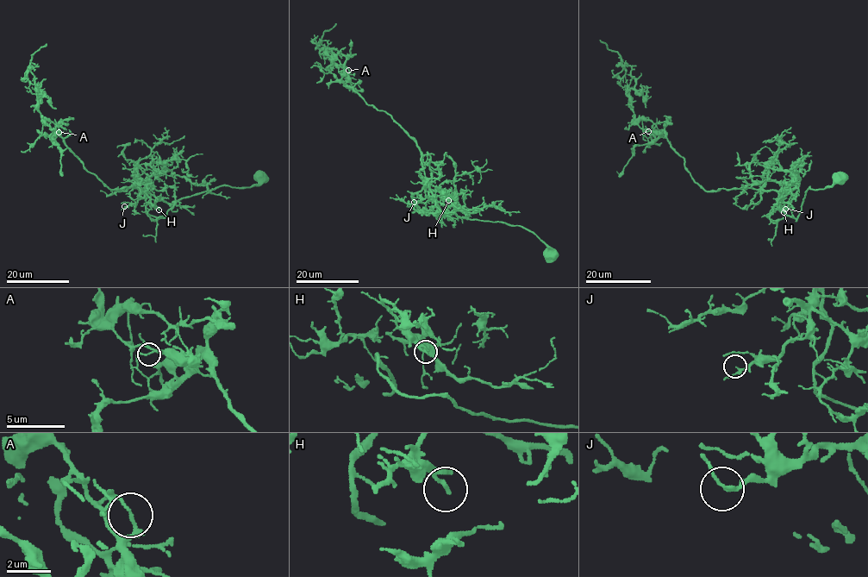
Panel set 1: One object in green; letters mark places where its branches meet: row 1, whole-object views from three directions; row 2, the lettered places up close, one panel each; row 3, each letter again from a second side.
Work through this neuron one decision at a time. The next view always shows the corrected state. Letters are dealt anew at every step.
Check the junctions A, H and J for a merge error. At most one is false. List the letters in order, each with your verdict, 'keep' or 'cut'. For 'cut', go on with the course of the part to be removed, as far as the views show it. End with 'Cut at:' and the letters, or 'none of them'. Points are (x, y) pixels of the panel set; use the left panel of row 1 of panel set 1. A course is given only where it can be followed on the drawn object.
A: cut | (59, 132), (52, 129), (42, 119), (34, 78), (29, 68), (28, 69), (32, 55), (46, 43)
H: keep
J: keep
Cut at: A

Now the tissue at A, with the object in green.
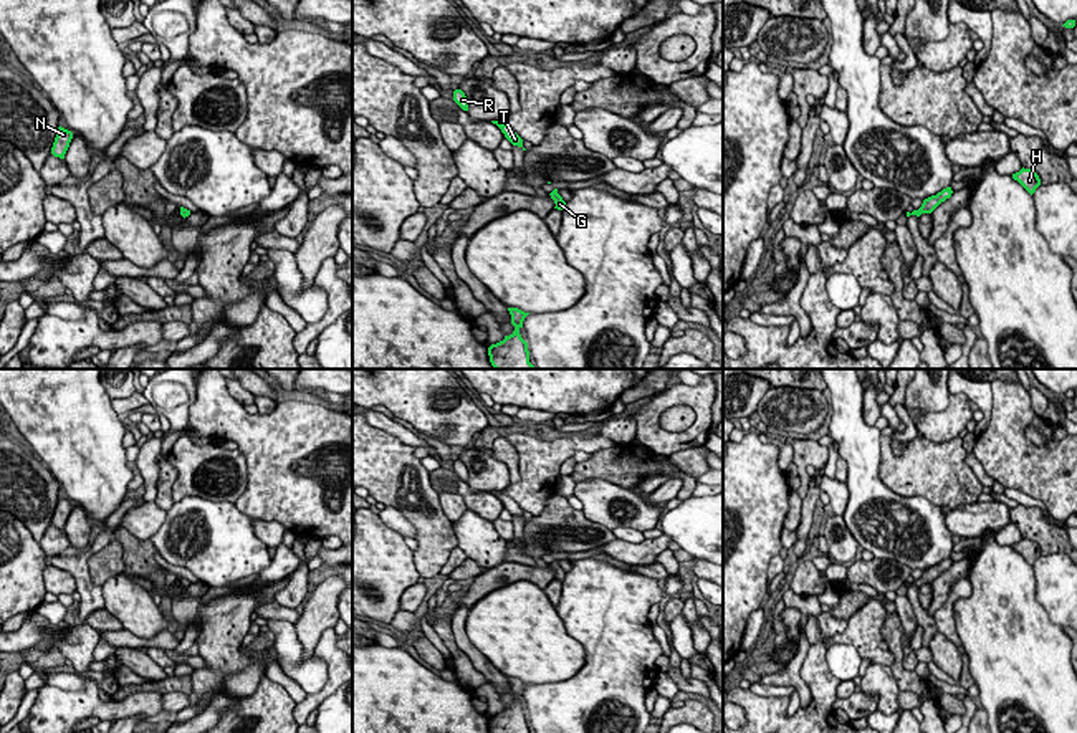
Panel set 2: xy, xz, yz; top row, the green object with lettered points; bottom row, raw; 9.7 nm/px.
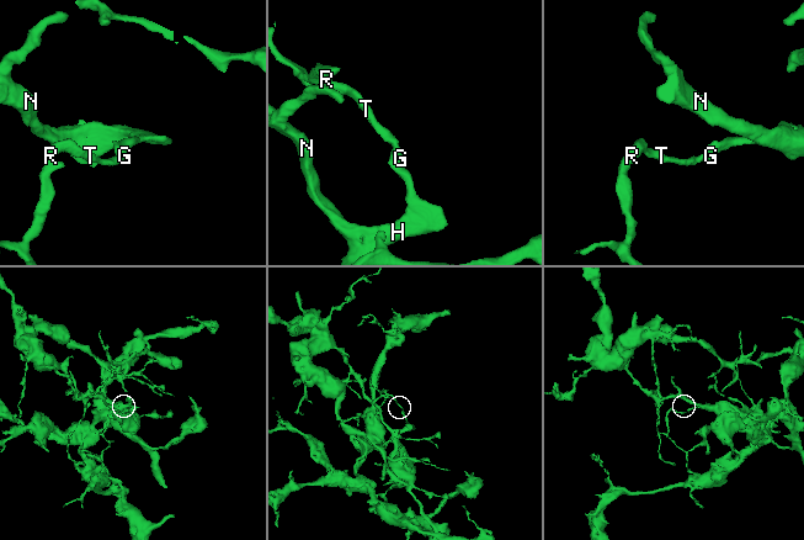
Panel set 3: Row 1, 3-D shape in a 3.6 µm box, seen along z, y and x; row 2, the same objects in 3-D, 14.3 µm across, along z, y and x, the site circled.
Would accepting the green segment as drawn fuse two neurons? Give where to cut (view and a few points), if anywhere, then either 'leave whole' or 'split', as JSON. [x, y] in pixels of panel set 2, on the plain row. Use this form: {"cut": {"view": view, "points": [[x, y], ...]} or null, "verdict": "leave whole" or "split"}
{"cut": {"view": "yz", "points": [[917, 581], [920, 584]]}, "verdict": "split"}

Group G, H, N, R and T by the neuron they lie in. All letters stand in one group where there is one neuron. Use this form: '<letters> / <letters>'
G H N / R T

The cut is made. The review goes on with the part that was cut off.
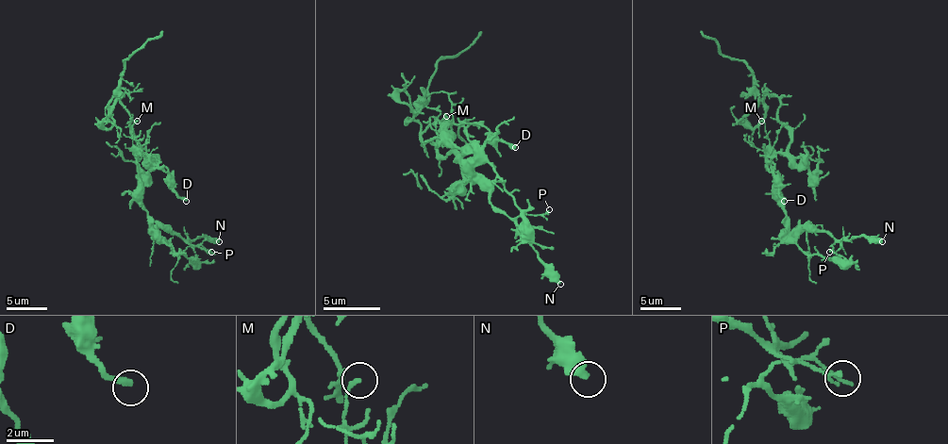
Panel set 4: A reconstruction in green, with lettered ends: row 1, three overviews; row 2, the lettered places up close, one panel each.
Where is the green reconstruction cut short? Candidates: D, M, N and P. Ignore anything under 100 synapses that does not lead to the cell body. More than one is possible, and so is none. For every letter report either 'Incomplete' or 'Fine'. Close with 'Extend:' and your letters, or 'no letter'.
D: Fine
M: Fine
N: Fine
P: Fine
Extend: no letter

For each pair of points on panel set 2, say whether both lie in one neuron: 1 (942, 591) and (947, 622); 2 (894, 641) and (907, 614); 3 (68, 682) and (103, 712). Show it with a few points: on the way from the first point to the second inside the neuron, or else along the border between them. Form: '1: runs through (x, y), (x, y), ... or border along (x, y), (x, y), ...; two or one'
1: border along (965, 576), (953, 583), (947, 599), (932, 614); two
2: border along (895, 611), (904, 634); two
3: border along (90, 679), (75, 690), (45, 682); two

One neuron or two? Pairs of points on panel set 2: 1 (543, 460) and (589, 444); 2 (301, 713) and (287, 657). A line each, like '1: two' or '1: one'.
1: one
2: two

